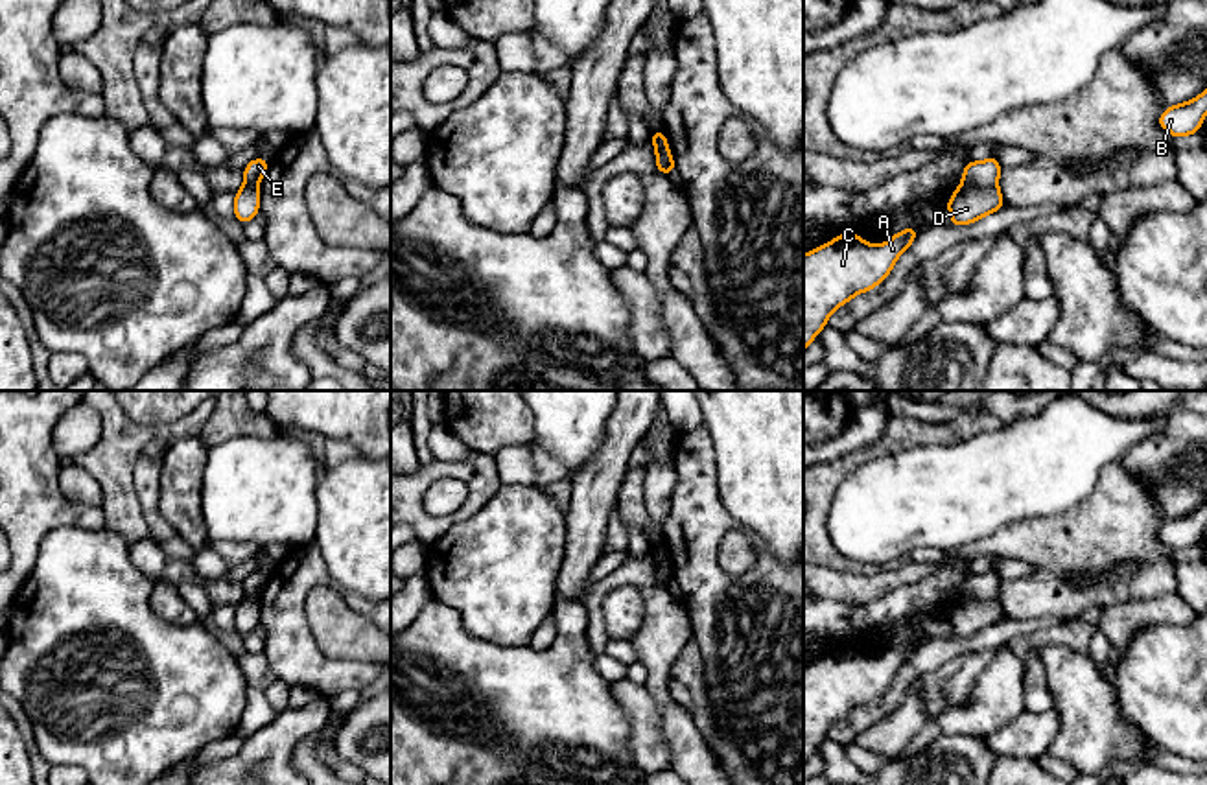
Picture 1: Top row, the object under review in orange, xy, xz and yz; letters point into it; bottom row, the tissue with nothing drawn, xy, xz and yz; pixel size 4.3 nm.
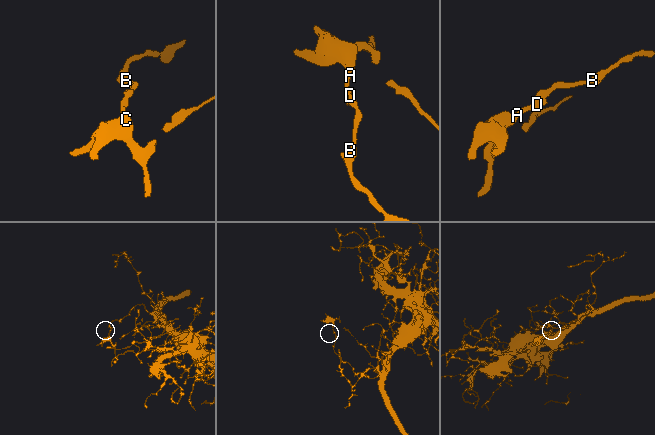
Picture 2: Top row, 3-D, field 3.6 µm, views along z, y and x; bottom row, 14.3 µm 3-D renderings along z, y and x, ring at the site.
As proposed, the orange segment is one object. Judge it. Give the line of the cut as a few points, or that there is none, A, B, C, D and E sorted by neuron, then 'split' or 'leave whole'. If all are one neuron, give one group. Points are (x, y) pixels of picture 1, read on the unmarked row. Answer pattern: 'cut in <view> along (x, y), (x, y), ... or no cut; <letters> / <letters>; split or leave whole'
cut in yz along (962, 594), (973, 599), (996, 599); A C D / B E; split

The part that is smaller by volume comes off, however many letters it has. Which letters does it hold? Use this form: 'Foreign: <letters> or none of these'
Foreign: A, C, D

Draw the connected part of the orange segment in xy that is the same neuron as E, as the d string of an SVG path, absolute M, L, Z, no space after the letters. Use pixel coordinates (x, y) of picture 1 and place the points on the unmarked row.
M252 571L241 584L243 584L243 595L247 599L258 599L264 592L265 584L269 580L269 573L265 571Z

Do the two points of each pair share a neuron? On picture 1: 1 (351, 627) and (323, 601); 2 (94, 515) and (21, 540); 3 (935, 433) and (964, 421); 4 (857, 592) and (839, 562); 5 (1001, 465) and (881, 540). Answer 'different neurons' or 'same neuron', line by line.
1: same neuron
2: same neuron
3: same neuron
4: different neurons
5: same neuron

